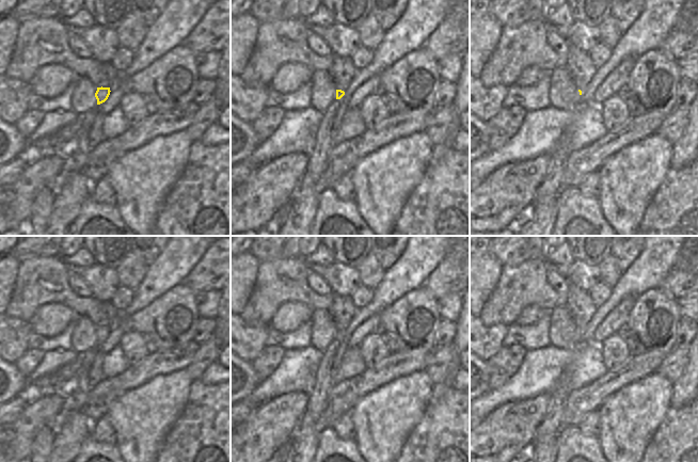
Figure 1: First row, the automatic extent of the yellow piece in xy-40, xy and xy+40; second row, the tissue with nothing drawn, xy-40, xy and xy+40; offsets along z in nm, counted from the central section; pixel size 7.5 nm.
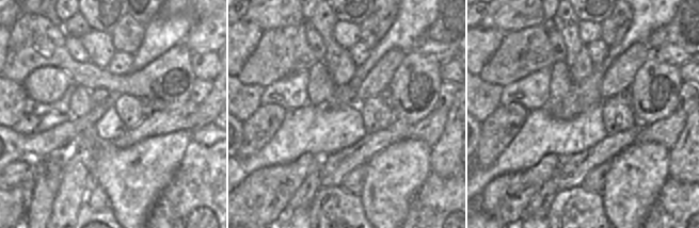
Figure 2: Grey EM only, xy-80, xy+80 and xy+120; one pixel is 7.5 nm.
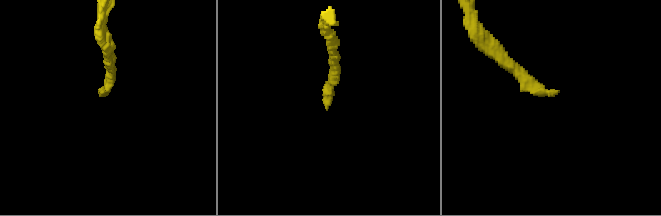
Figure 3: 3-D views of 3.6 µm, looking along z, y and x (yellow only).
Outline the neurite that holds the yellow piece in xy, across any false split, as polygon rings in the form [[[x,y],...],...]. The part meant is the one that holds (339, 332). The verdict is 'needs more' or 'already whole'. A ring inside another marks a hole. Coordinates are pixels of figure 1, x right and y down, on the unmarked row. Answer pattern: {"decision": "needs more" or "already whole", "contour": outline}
{"decision": "needs more", "contour": [[[336,329],[336,339],[323,351],[323,357],[315,375],[315,385],[308,393],[306,409],[294,432],[294,437],[320,433],[323,426],[321,415],[326,409],[326,400],[332,387],[338,381],[340,362],[349,349],[340,337],[345,334],[342,329]]]}

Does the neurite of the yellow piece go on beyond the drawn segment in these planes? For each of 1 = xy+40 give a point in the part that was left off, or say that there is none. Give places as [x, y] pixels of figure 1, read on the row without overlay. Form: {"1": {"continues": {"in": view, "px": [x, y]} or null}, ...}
{"1": {"continues": null}}

